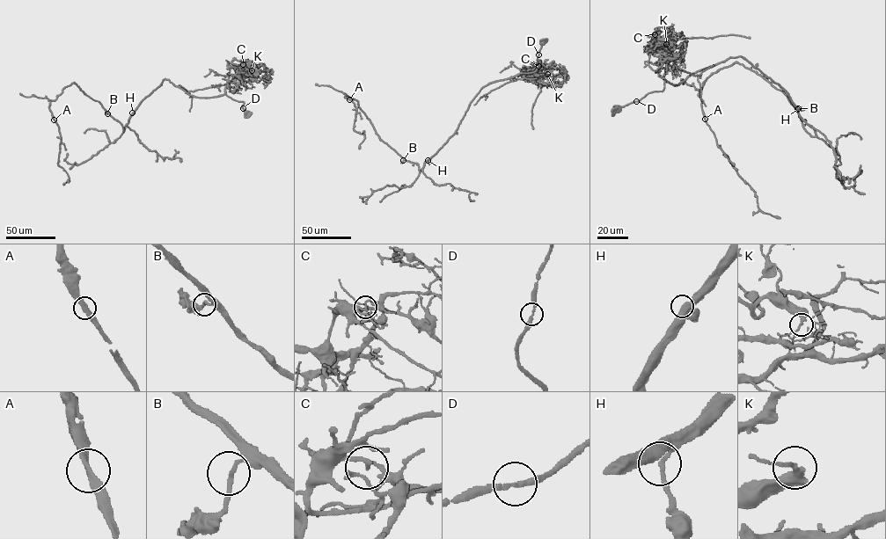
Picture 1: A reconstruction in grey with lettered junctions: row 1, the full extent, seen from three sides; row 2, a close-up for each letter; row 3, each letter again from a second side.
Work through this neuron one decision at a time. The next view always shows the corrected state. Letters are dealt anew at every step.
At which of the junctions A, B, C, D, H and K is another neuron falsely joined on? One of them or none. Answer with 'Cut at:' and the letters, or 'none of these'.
Cut at: C

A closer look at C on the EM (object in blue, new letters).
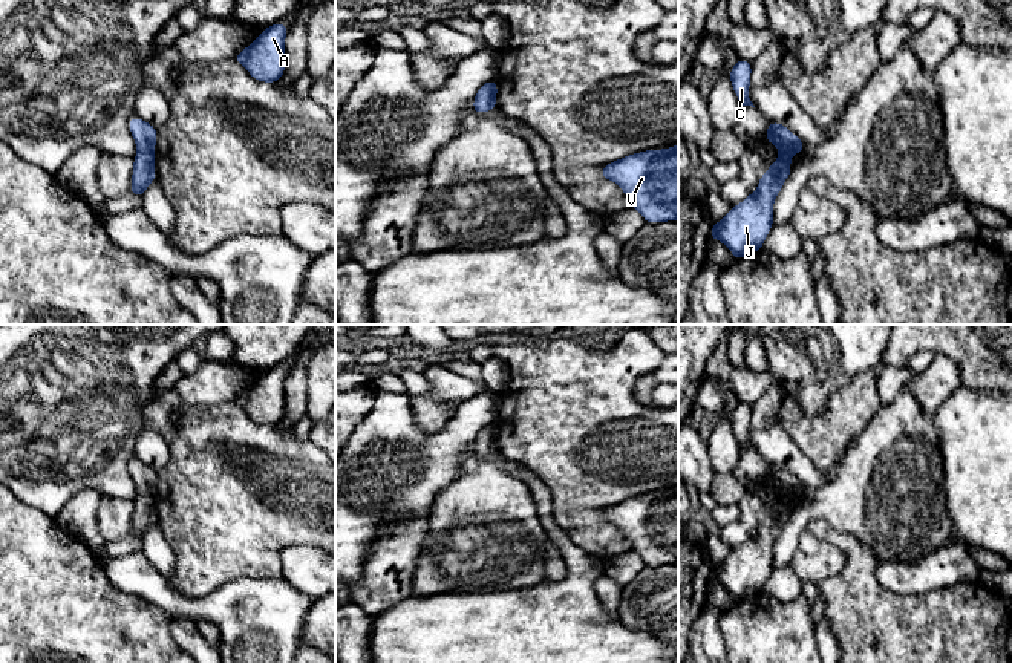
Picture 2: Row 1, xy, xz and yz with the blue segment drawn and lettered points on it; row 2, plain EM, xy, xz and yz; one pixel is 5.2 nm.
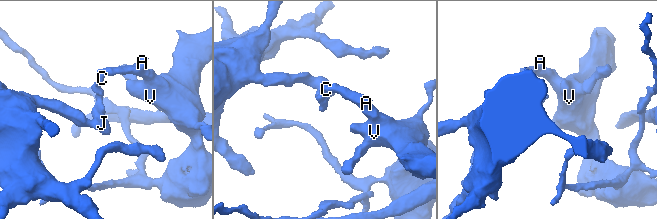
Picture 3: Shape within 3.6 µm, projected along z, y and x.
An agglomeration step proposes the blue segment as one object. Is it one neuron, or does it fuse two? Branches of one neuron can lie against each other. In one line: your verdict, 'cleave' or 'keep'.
cleave

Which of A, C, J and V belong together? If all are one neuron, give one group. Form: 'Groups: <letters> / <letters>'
Groups: A C V / J

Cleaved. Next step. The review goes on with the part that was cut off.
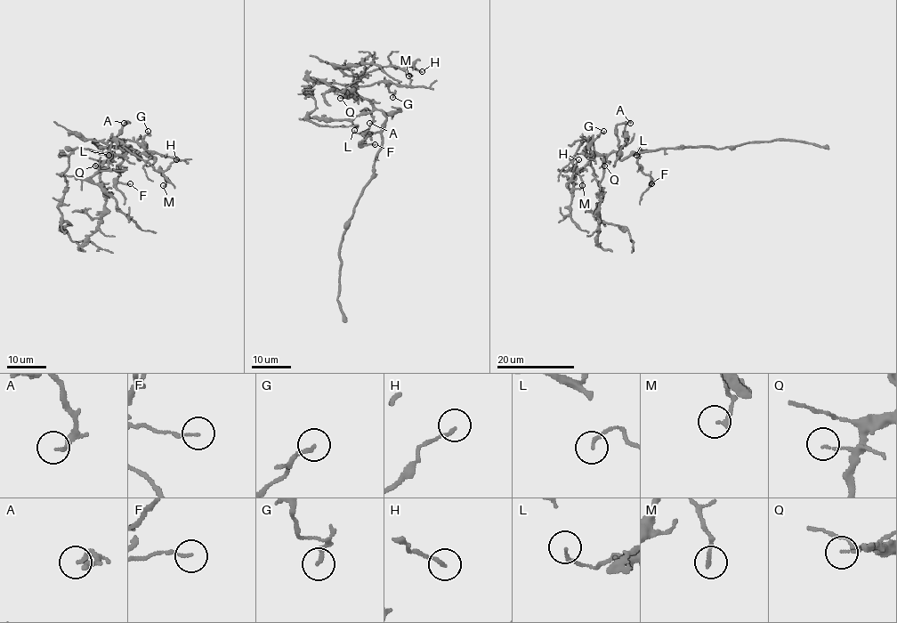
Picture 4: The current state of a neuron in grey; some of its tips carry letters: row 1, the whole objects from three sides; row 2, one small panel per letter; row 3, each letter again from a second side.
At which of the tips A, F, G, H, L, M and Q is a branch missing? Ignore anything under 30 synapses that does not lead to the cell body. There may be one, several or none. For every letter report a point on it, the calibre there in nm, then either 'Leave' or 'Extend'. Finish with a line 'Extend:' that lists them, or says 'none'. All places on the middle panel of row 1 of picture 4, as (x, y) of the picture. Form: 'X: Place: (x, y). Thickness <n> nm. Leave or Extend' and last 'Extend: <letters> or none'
A: Place: (369, 123). Thickness 170 nm. Leave
F: Place: (375, 144). Thickness 130 nm. Leave
G: Place: (392, 97). Thickness 200 nm. Leave
H: Place: (422, 71). Thickness 130 nm. Leave
L: Place: (354, 130). Thickness 130 nm. Leave
M: Place: (408, 76). Thickness 170 nm. Leave
Q: Place: (340, 98). Thickness 90 nm. Leave
Extend: none

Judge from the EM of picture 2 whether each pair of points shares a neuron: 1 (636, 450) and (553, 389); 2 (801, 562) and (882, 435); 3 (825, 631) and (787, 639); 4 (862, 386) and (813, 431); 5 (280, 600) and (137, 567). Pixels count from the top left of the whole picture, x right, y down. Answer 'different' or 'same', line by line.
1: same
2: different
3: different
4: same
5: same

